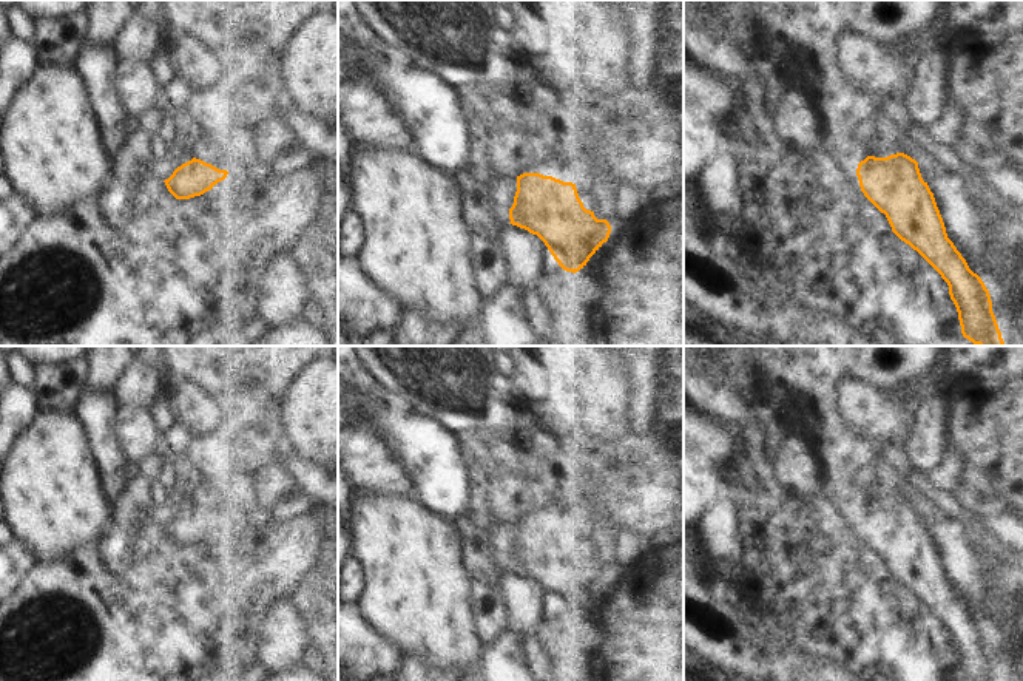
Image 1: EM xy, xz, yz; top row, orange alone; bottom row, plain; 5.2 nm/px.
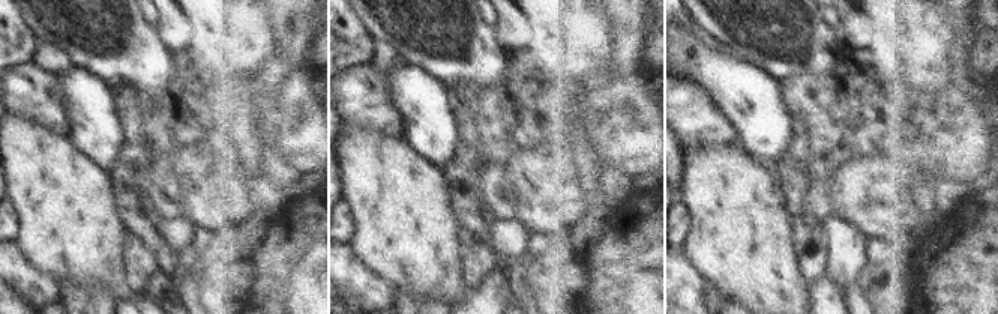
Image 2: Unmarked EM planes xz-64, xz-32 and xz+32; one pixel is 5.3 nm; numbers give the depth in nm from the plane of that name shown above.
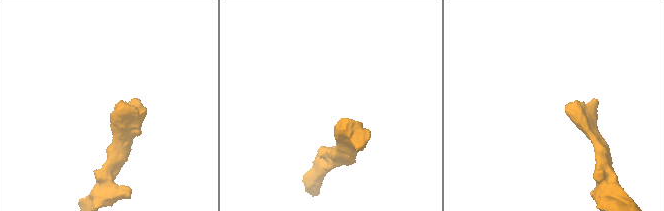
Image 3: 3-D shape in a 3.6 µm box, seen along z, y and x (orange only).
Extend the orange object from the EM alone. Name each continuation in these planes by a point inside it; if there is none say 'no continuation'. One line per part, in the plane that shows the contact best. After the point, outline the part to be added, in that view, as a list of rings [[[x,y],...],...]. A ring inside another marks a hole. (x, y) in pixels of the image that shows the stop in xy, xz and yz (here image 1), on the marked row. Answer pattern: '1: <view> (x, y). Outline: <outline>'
1: xy (253, 84). Outline: [[[225,0],[201,2],[194,15],[184,17],[181,28],[174,26],[173,14],[164,17],[167,32],[191,36],[227,62],[222,80],[184,93],[181,103],[181,122],[191,156],[227,171],[256,156],[258,130],[278,113],[278,103],[287,94],[284,66],[293,39],[315,15],[330,8],[330,0],[247,0],[247,5],[256,11],[247,19],[238,2],[228,5]],[[247,127],[255,133],[252,144],[241,141],[239,130]]]

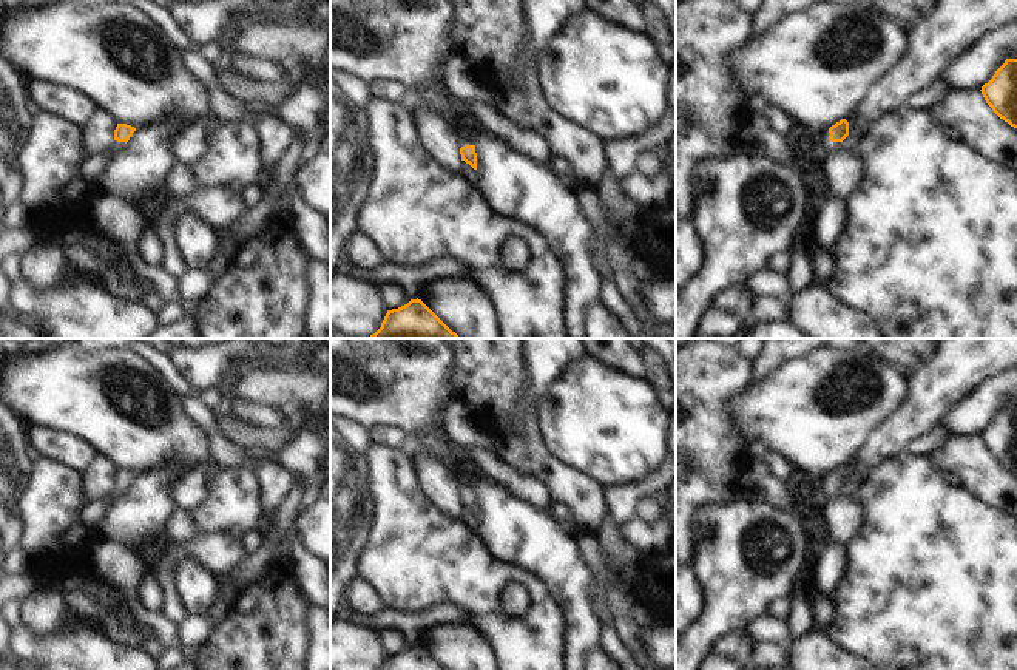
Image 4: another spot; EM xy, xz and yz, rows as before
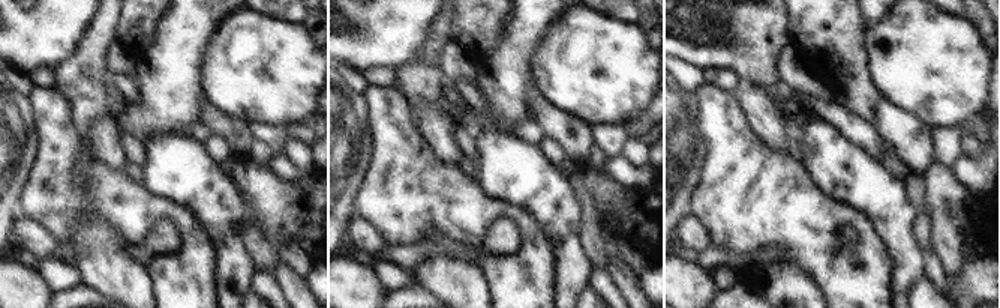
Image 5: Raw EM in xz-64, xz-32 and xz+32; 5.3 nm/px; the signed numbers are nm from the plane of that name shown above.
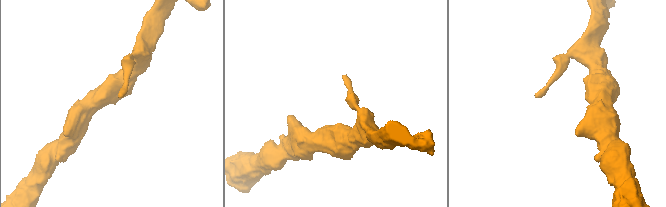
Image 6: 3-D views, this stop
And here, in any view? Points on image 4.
1: yz (831, 147). Outline: [[[826,130],[823,133],[823,147],[826,148],[827,154],[832,154],[832,153],[835,153],[841,147],[841,142],[832,142],[829,139],[829,136],[830,136],[830,133],[829,133],[829,130]]]

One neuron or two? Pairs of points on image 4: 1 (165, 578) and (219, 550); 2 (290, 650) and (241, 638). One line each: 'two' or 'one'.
1: one
2: one

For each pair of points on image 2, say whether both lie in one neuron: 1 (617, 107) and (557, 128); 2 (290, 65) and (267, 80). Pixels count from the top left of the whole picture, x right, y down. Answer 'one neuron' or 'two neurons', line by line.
1: one neuron
2: one neuron

